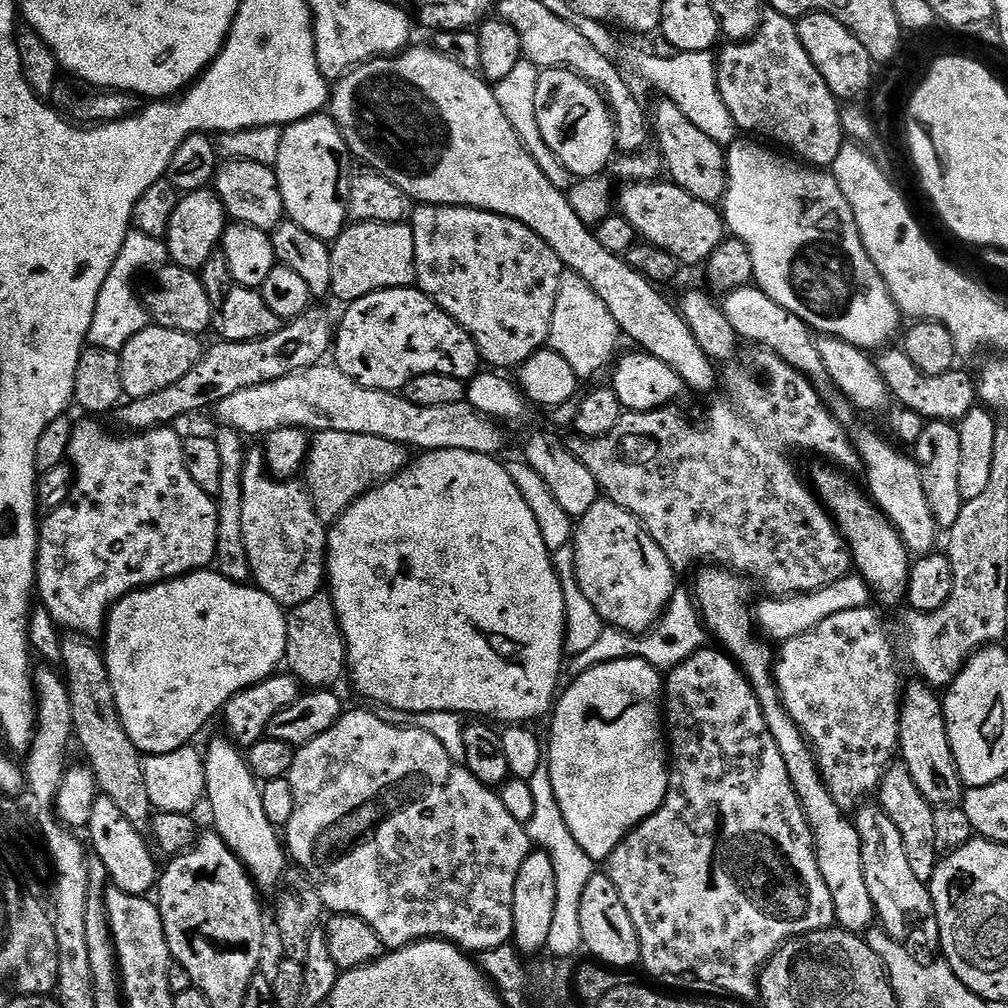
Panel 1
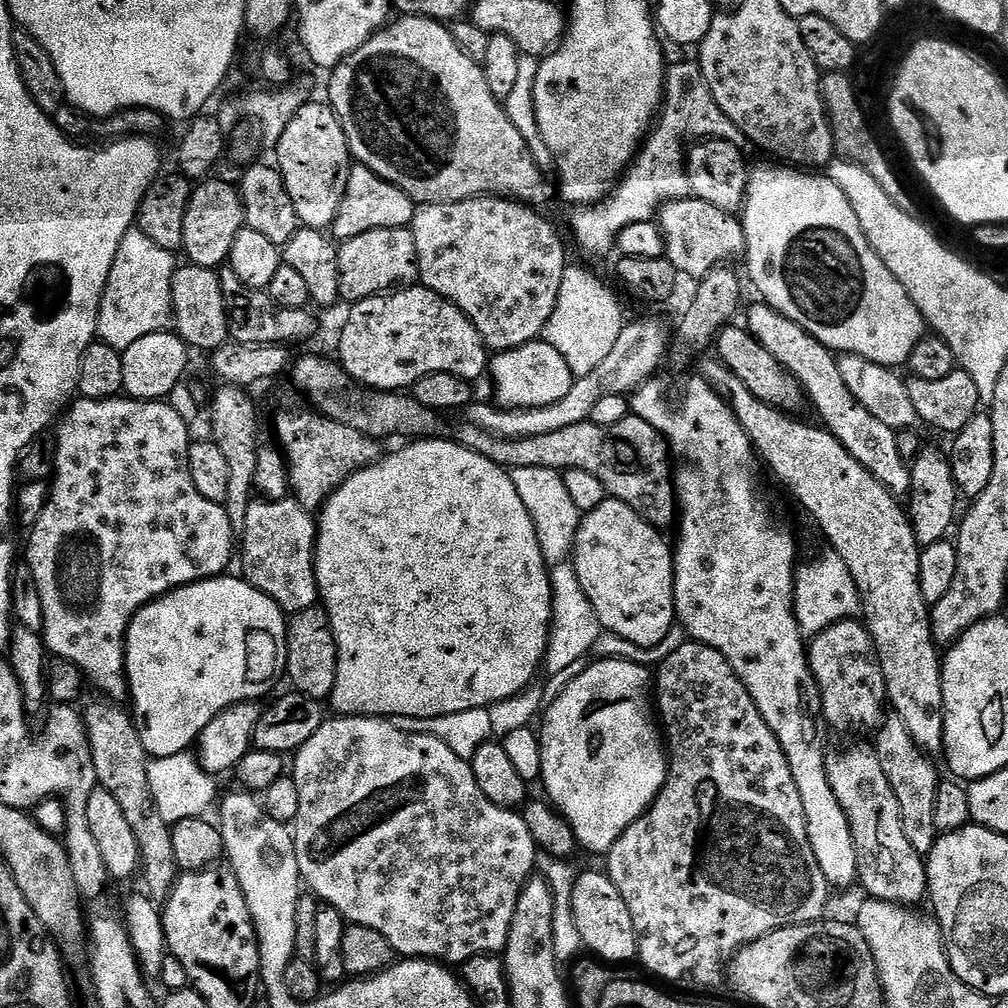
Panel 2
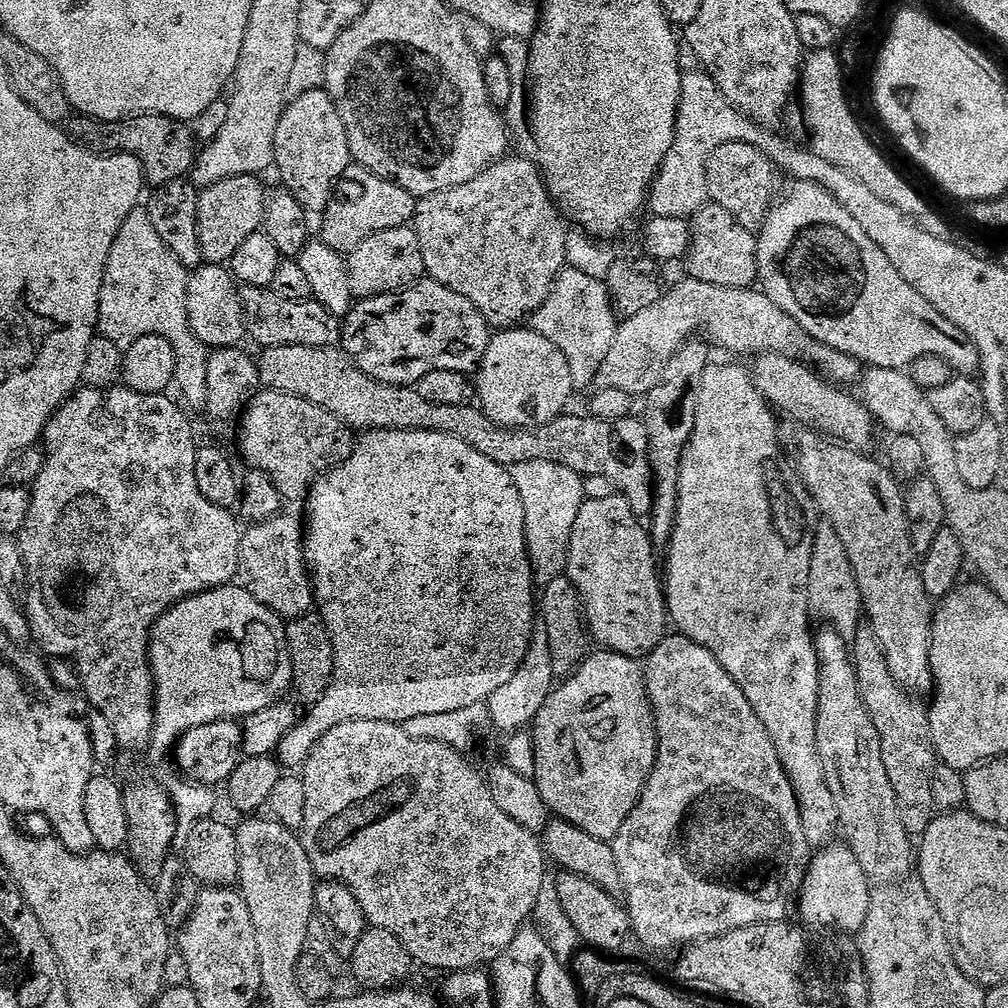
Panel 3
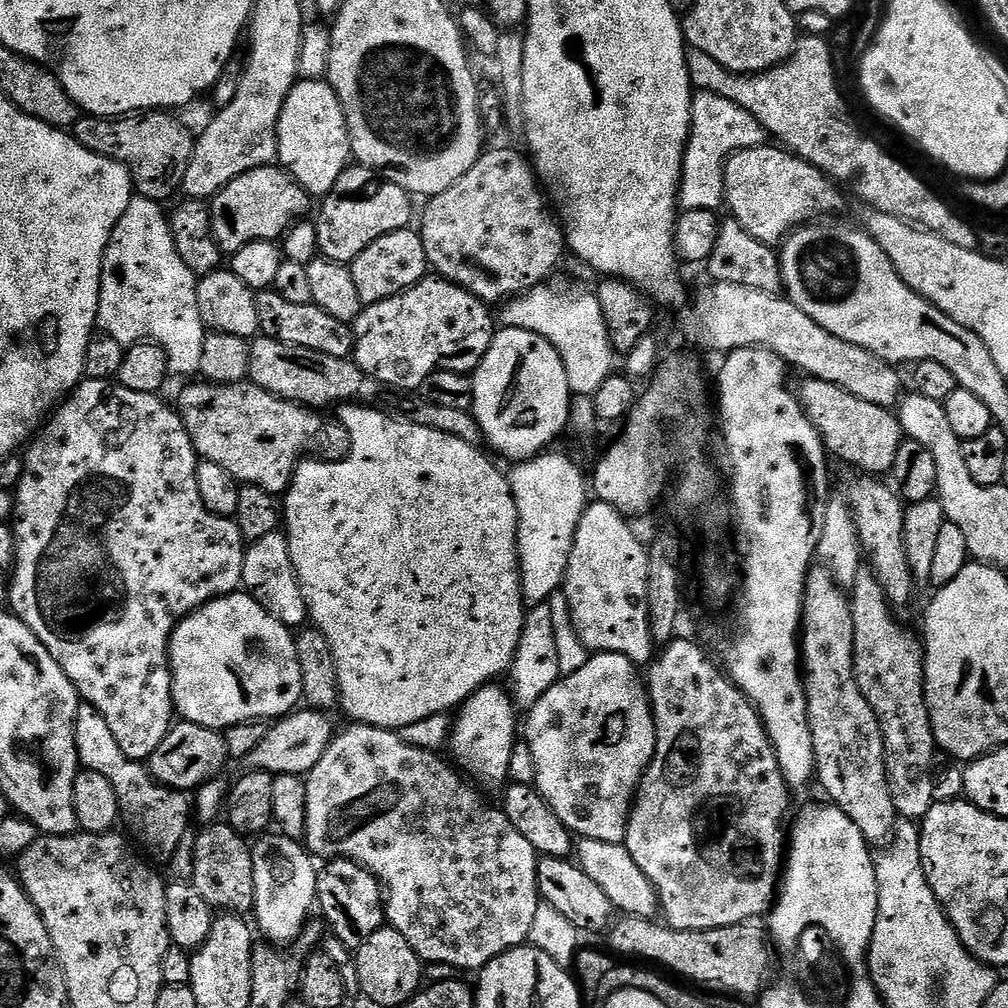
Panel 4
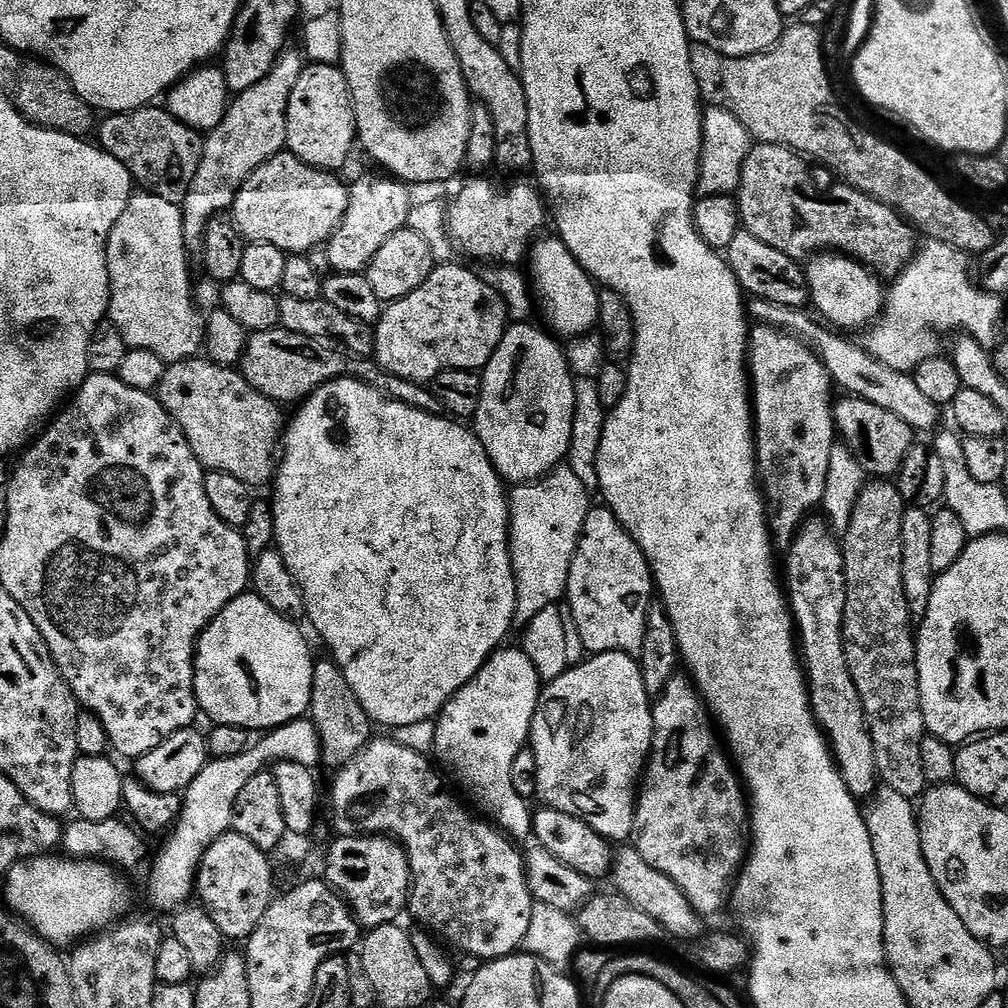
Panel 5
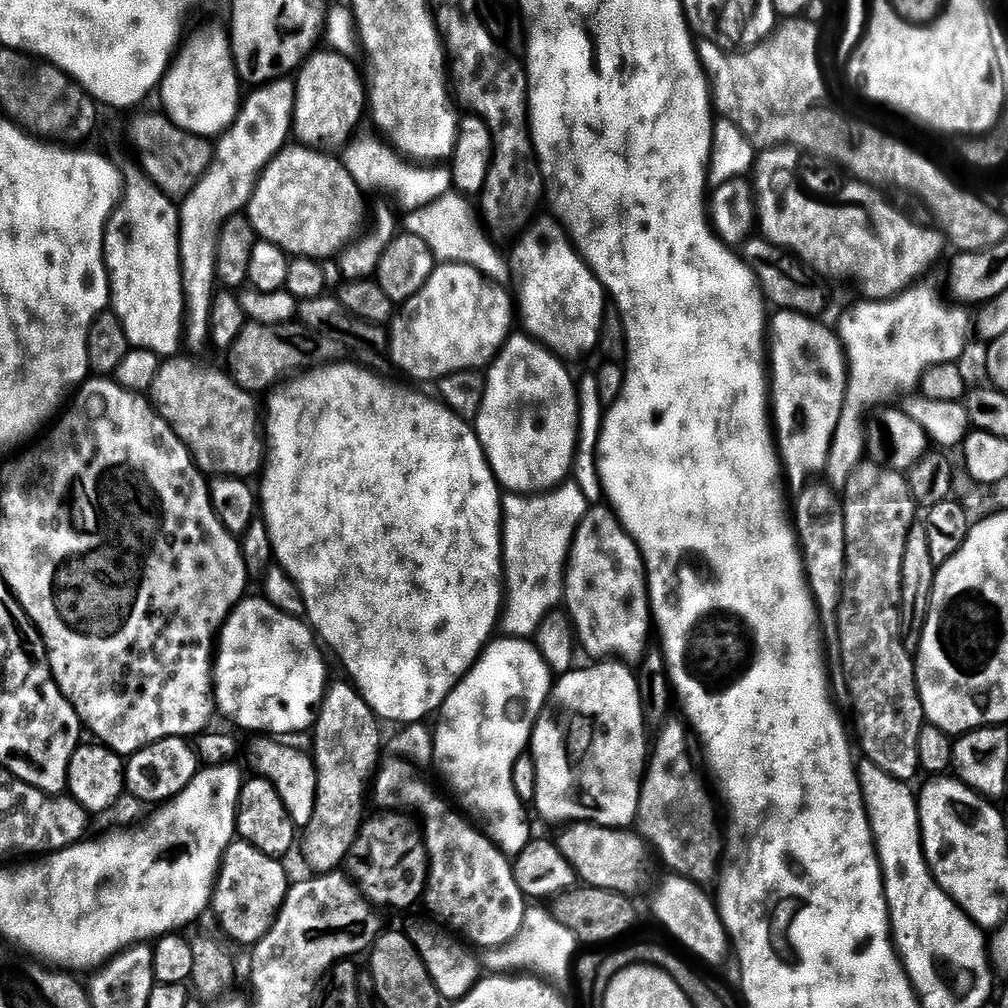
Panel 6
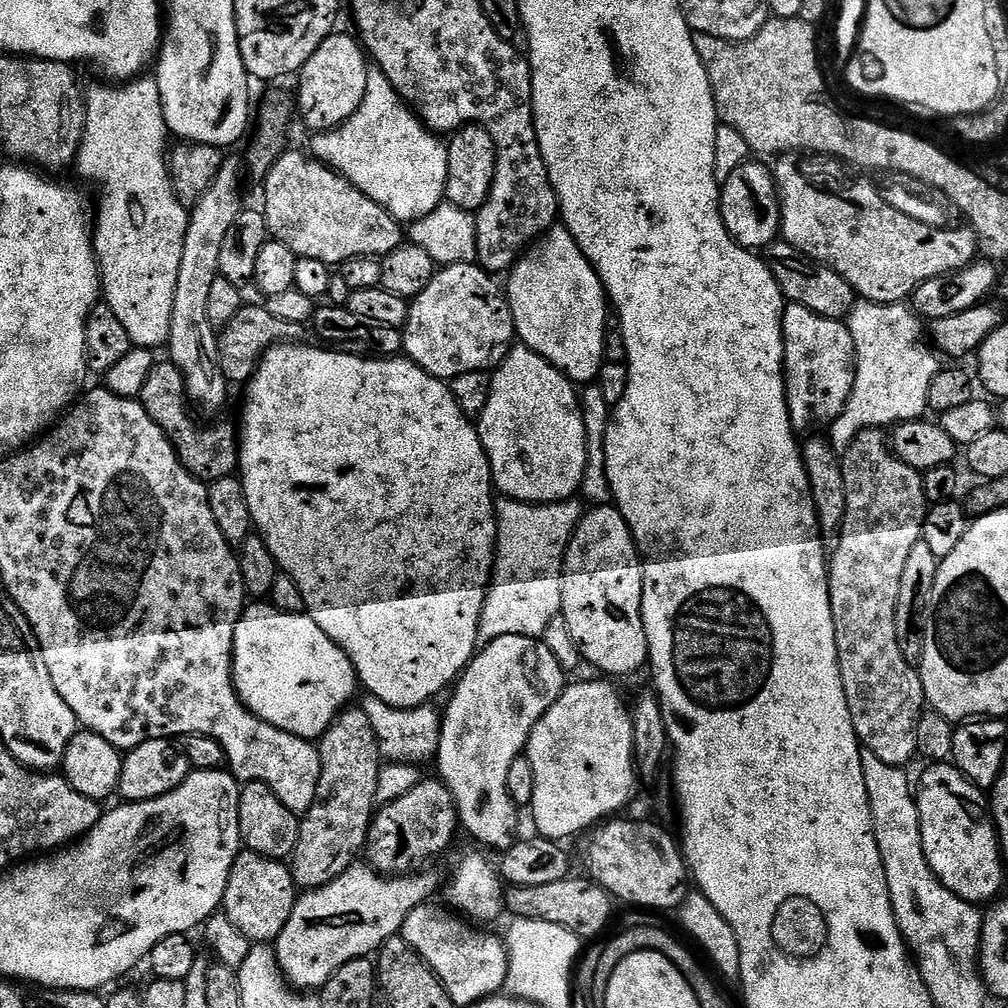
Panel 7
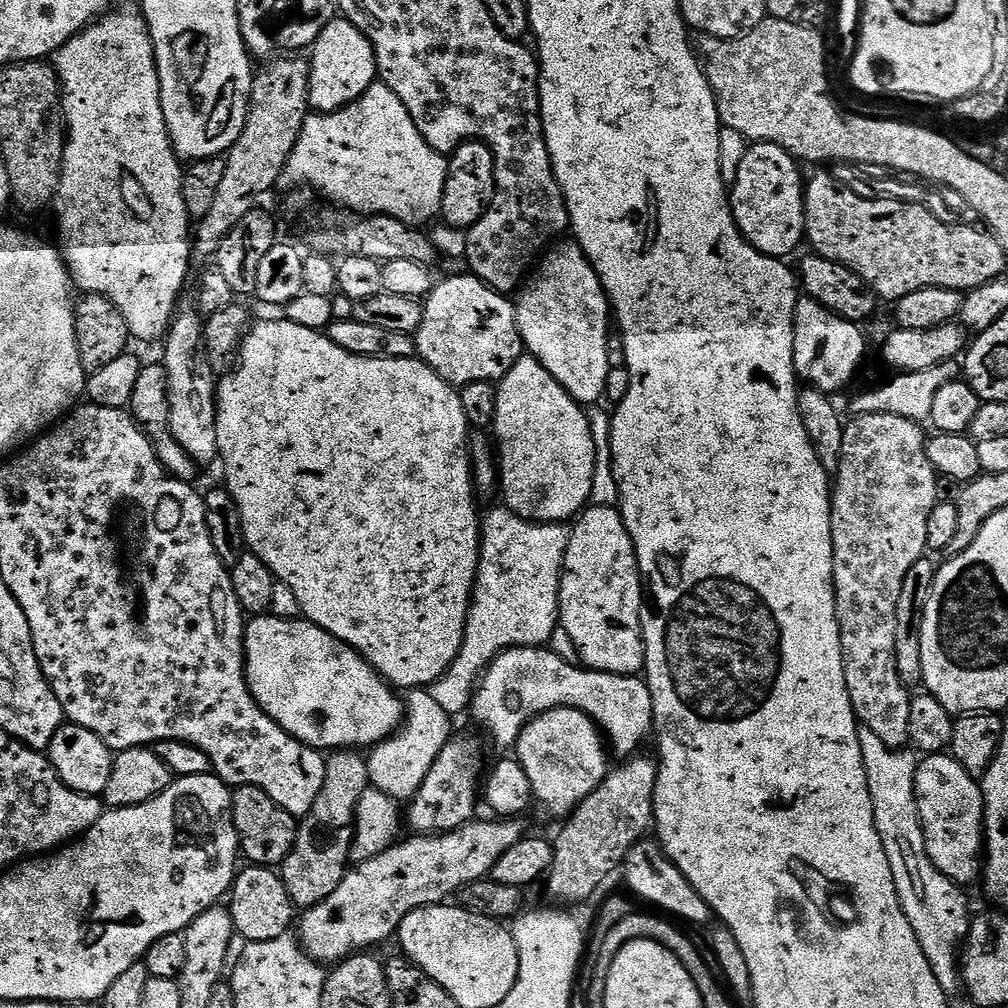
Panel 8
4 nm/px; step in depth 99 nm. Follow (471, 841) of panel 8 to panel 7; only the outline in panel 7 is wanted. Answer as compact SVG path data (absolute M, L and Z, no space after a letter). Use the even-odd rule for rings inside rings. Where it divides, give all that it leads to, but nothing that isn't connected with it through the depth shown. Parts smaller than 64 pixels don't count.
M364 862L350 865L334 882L321 888L305 891L299 897L282 930L274 942L276 962L284 973L285 980L296 990L318 990L346 962L371 957L391 936L403 929L406 918L416 908L425 907L427 896L441 891L442 876L429 870L420 870L406 876L386 876Z

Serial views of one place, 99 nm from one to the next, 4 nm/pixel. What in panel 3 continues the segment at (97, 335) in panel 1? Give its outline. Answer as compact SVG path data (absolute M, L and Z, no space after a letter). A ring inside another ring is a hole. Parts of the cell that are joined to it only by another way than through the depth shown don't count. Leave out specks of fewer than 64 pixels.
M136 207L126 218L126 222L122 222L122 230L118 230L118 238L114 238L114 246L110 250L108 261L104 267L104 285L100 288L98 332L99 335L110 338L110 342L114 342L114 346L125 350L130 346L134 346L134 342L138 342L138 338L146 338L147 336L161 336L162 338L166 338L174 346L174 354L176 355L175 391L180 391L181 397L179 396L179 399L183 401L189 409L192 407L194 411L204 414L208 411L208 403L206 402L206 366L208 365L208 354L210 350L202 342L198 342L198 338L190 326L190 318L186 314L186 286L188 285L189 275L189 269L184 268L182 262L178 262L178 258L174 258L174 254L170 254L170 250L166 250L166 242L162 242L162 238L158 238L158 230L154 230L154 222L149 218L147 211L145 211L143 207Z

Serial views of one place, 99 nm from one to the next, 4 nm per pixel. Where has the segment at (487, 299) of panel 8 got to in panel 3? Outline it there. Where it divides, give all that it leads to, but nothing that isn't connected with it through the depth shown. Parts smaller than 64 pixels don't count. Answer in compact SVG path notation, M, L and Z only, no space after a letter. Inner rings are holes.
M425 278L405 292L375 296L352 305L352 311L342 320L342 351L370 378L382 384L414 386L430 370L458 370L475 373L488 352L490 325L470 302L438 281Z

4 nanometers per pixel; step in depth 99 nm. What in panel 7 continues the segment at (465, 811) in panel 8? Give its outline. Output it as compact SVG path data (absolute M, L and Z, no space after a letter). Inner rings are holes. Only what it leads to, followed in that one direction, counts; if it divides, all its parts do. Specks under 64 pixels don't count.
M421 779L409 793L383 805L368 827L367 863L386 876L406 876L423 869L431 856L444 852L458 832L456 803L443 780Z

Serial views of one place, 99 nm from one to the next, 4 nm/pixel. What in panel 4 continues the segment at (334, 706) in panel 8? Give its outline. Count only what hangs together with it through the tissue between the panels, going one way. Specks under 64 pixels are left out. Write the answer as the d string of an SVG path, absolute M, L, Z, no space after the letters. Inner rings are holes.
M243 590L220 596L197 612L185 616L172 632L170 645L172 693L179 719L198 726L226 730L242 722L272 722L295 713L296 703L301 703L304 694L296 639L285 624L262 610L260 603Z

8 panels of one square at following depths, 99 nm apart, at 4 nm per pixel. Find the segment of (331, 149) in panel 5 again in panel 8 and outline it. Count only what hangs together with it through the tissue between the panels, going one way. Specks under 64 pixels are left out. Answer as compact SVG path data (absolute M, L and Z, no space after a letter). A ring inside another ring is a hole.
M337 18L331 20L318 34L310 49L309 105L317 113L336 112L347 104L355 104L372 84L377 83L376 47L350 21Z

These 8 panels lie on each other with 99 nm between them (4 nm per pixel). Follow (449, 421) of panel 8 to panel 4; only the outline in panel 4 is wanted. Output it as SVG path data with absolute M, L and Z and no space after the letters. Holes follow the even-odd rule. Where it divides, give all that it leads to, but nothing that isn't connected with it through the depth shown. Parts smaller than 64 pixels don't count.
M355 402L339 405L338 423L352 433L352 452L344 460L331 462L324 458L301 459L292 476L292 485L282 497L282 520L286 525L290 558L294 558L294 570L298 570L298 582L306 598L308 619L325 636L333 651L342 709L349 721L399 730L410 722L422 722L422 718L430 718L439 712L448 714L459 709L479 688L499 681L499 676L512 668L522 638L526 601L520 585L520 559L516 553L518 506L507 475L503 471L500 473L480 453L477 445L378 409Z

